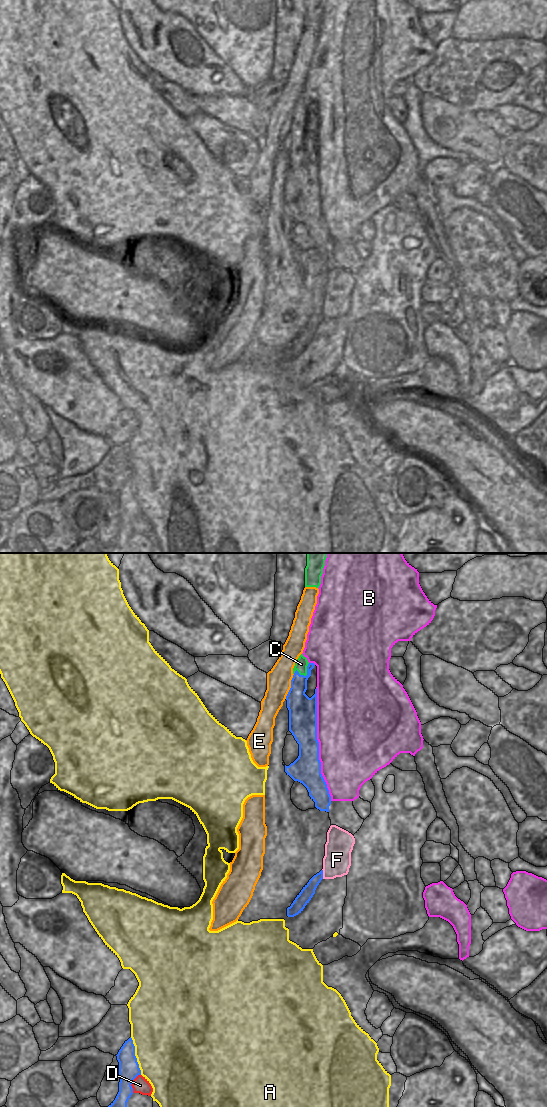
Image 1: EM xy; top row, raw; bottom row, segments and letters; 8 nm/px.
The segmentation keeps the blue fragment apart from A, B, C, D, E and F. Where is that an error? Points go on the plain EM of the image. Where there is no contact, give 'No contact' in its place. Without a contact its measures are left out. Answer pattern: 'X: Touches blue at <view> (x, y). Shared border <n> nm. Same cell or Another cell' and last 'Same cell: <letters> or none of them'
A: Touches blue at xy (135, 496). Shared border 320 nm. Another cell
B: Touches blue at xy (318, 184). Shared border 900 nm. Another cell
C: Touches blue at xy (306, 115). Shared border 160 nm. Same cell
D: Touches blue at xy (131, 523). Shared border 170 nm. Another cell
E: Touches blue at xy (291, 126). Shared border 220 nm. Another cell
F: Touches blue at xy (322, 314). Shared border 80 nm. Another cell
Same cell: C.

